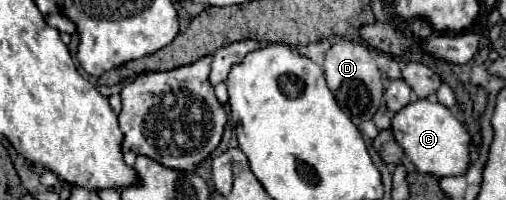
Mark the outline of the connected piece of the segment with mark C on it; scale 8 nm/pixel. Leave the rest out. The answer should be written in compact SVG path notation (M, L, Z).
M419 99L415 103L409 103L399 113L395 113L391 129L397 143L403 147L419 173L429 173L437 179L465 175L471 163L471 135L465 123L459 121L445 105L431 99Z

